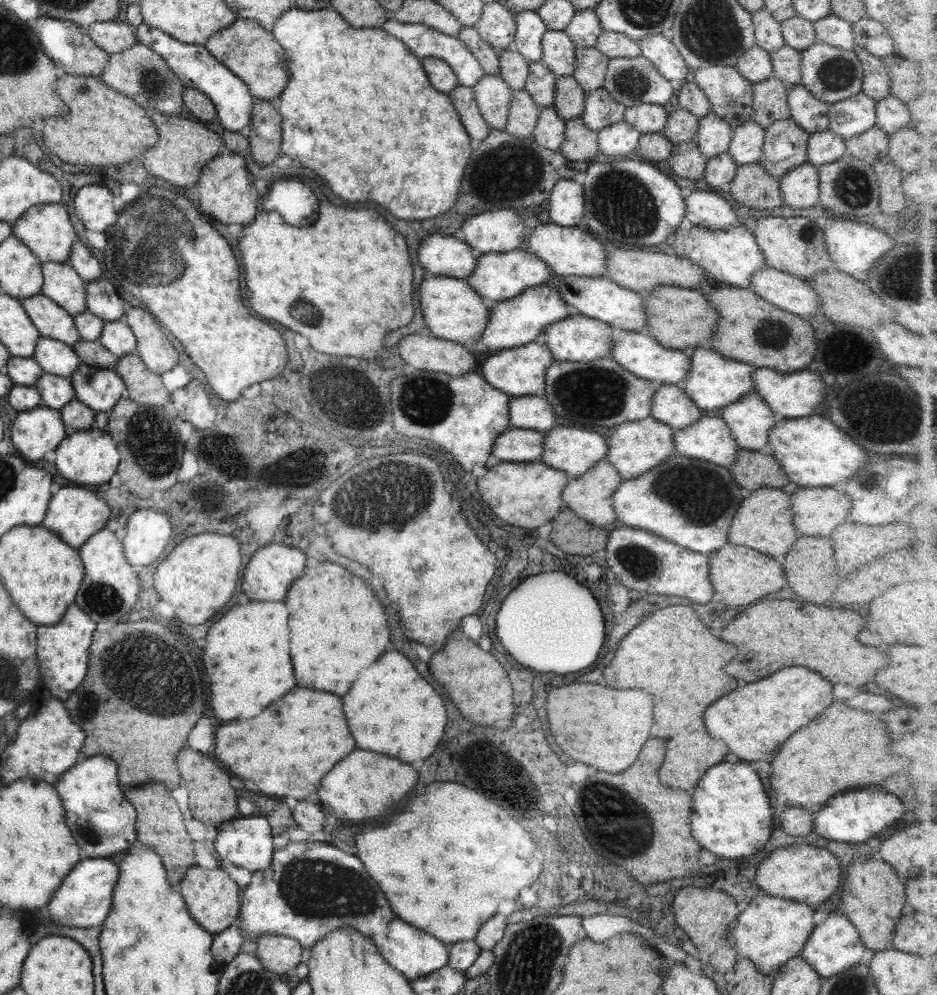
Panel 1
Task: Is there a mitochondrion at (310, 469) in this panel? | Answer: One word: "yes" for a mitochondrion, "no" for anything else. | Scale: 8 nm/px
yes

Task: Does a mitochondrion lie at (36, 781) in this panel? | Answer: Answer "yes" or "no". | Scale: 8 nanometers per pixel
no

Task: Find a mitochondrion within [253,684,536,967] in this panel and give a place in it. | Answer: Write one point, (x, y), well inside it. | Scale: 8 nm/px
(313, 888)

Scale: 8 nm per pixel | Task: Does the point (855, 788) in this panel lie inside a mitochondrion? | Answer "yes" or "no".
no

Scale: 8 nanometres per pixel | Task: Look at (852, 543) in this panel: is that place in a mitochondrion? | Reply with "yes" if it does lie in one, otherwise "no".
no

